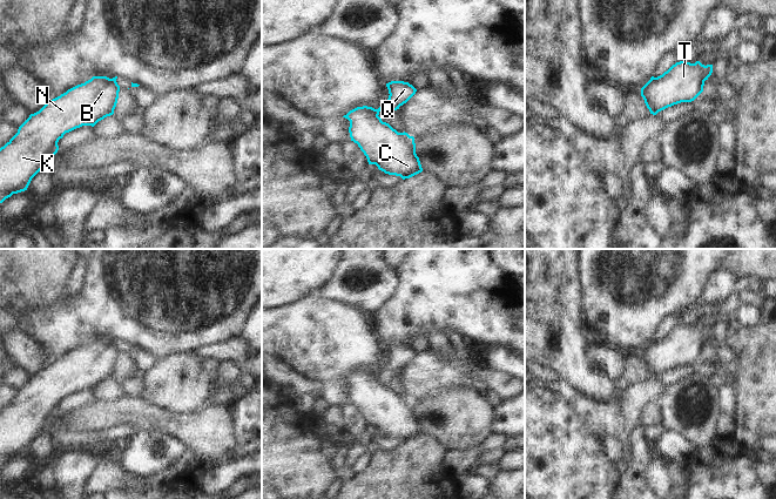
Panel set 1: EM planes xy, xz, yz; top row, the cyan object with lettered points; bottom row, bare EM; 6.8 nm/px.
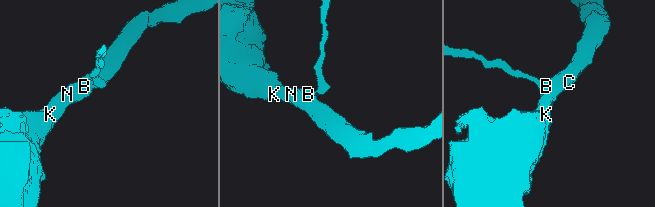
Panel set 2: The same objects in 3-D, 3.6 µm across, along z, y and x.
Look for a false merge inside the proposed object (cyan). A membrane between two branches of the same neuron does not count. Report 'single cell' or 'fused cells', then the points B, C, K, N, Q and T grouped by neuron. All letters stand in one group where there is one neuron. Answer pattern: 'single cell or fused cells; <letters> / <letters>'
fused cells; B C K N T / Q

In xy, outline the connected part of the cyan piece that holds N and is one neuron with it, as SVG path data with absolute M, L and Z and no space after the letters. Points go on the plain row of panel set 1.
M93 339L60 359L49 363L19 390L18 396L0 411L0 466L13 457L27 453L32 441L58 416L58 405L66 396L82 389L94 390L114 377L120 351L107 339Z

